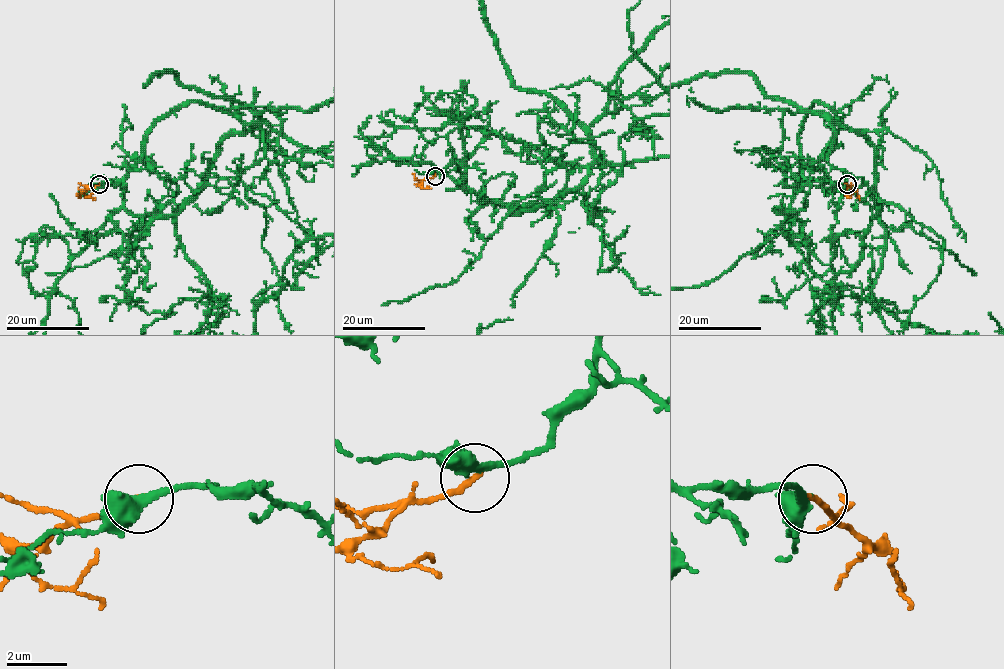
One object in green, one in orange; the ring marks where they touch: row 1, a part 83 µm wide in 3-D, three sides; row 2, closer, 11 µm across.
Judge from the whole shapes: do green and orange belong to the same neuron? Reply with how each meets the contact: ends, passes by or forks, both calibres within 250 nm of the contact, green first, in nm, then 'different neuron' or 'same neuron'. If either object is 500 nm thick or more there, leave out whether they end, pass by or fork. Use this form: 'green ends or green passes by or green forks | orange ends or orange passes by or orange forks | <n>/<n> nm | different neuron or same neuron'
green passes by | orange ends | 320/200 nm | same neuron

